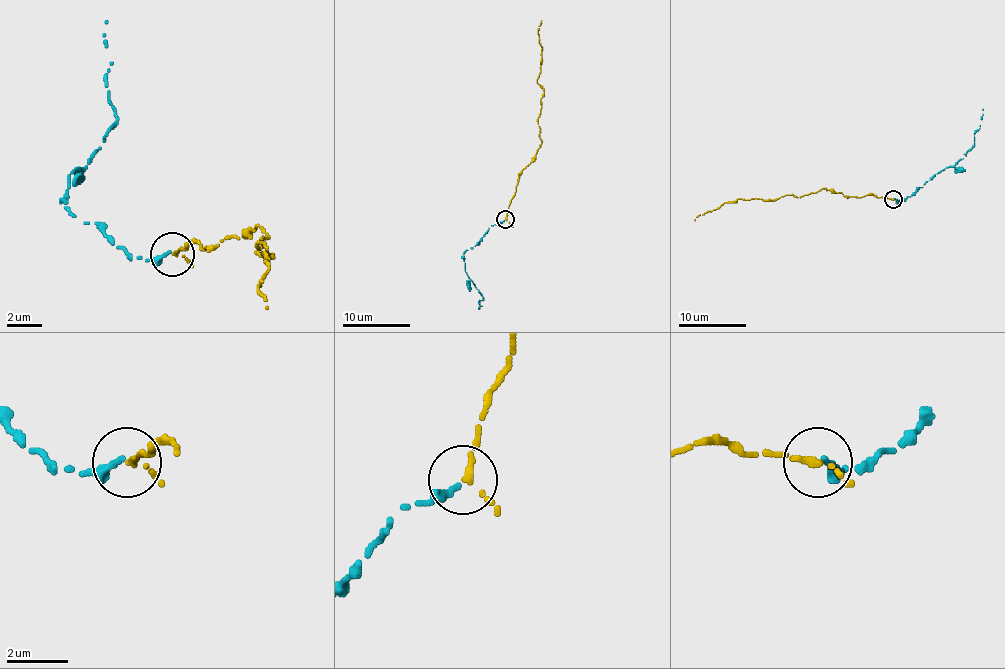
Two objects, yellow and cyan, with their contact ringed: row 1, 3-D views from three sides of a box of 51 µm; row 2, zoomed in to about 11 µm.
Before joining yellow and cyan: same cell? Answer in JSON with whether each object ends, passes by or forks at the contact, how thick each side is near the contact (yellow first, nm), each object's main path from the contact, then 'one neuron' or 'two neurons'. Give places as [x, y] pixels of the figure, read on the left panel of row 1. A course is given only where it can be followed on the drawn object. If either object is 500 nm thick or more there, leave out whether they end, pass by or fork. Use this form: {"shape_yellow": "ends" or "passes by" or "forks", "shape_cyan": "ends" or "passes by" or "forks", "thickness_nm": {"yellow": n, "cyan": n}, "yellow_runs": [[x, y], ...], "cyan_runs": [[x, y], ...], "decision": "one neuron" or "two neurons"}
{"shape_yellow": "passes by", "shape_cyan": "ends", "thickness_nm": {"yellow": 180, "cyan": 280}, "yellow_runs": [[173, 255], [261, 228], [257, 246], [274, 255], [257, 250], [270, 268], [257, 290], [265, 307]], "cyan_runs": [[169, 250], [151, 259], [129, 255], [68, 211], [68, 175], [81, 171], [116, 118], [107, 83], [107, 22]], "decision": "one neuron"}

